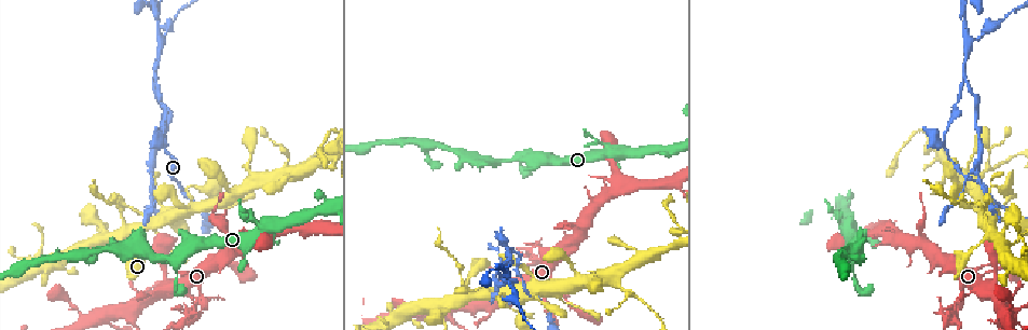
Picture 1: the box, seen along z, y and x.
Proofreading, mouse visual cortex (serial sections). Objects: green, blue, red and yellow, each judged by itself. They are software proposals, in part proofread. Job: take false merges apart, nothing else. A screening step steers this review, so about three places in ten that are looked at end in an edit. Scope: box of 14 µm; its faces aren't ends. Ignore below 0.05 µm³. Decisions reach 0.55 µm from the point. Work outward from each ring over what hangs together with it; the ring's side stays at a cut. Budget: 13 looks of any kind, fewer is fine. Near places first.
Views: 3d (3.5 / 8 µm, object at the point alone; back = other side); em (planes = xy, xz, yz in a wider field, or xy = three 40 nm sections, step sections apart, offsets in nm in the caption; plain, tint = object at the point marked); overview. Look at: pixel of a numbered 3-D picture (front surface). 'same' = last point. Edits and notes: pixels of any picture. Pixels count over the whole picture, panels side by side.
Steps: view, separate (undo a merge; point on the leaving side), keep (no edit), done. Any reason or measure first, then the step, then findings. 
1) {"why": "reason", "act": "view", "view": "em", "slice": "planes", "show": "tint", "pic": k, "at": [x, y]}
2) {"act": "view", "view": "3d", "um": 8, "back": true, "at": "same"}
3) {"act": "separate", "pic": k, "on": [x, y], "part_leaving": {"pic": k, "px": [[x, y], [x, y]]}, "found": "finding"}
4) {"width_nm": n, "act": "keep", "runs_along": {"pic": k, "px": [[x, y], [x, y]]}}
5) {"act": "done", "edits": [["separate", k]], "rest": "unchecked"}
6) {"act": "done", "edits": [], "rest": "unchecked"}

{"why": "abrupt turn", "act": "view", "view": "3d", "um": 3.5, "back": true, "pic": 1, "at": [81, 254]}

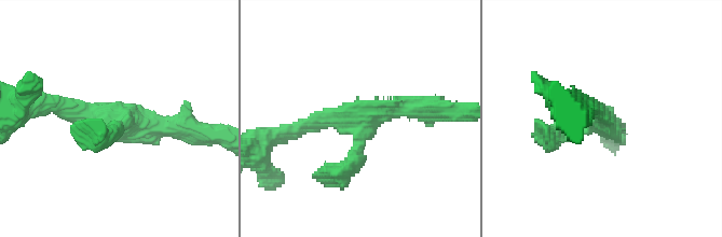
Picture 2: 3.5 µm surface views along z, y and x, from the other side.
{"arms": 3, "arm_widths_nm": [200, 200, 300], "why": "now the EM", "act": "view", "view": "em", "slice": "xy", "step": 3, "show": "tint", "pic": 2, "at": [602, 124]}

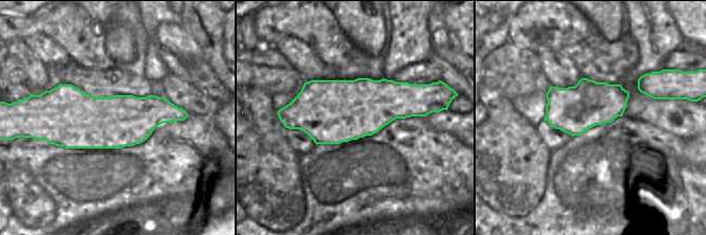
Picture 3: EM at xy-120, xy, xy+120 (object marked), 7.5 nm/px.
{"width_nm": 480, "act": "keep", "runs_along": {"pic": 2, "px": [[50, 107], [109, 121], [192, 127]]}, "found": "all the same cell"}

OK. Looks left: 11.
{"why": "narrows sharply", "act": "view", "view": "3d", "um": 8, "pic": 1, "at": [468, 287]}

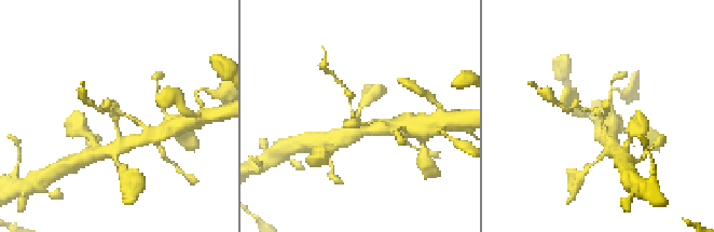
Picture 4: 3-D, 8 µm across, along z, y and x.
{"act": "view", "view": "em", "slice": "xy", "step": 5, "show": "tint", "pic": 4, "at": [600, 119]}

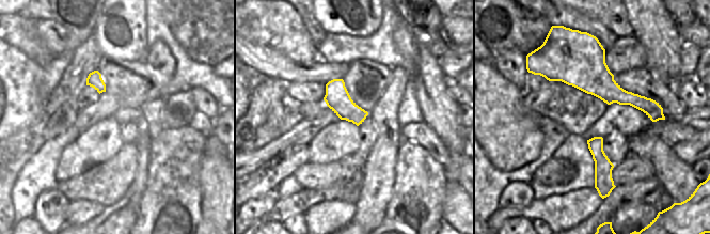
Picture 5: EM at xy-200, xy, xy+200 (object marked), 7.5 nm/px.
{"act": "keep", "runs_along": {"pic": 4, "px": [[612, 146], [600, 114], [576, 104]]}, "found": "one cell here"}

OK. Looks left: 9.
{"why": "sharp bend", "act": "view", "view": "3d", "um": 3.5, "pic": 1, "at": [989, 168]}

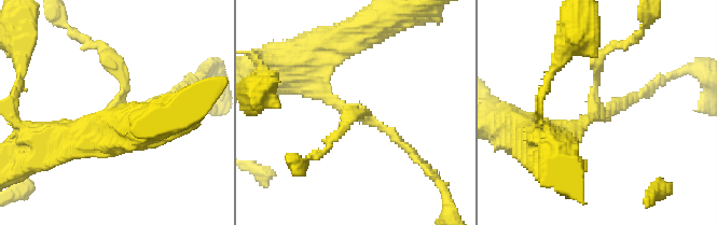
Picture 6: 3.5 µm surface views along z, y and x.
{"arms": 3, "arm_widths_nm": [150, 200, 250], "why": "now the EM", "act": "view", "view": "em", "slice": "xy", "step": 5, "show": "tint", "pic": 6, "at": [592, 115]}

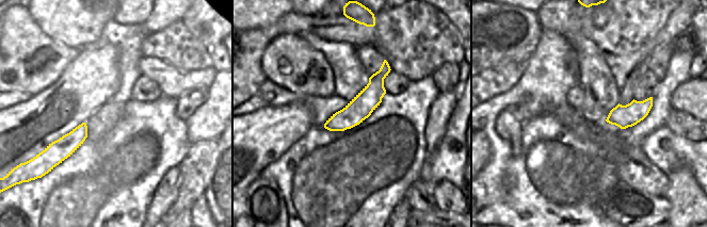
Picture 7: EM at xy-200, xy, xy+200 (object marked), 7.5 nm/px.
{"act": "keep", "runs_along": {"pic": 7, "px": [[385, 64], [375, 88], [327, 126]]}, "found": "continuous, no second cell"}

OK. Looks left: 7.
{"why": "sharp bend", "act": "view", "view": "3d", "um": 3.5, "pic": 1, "at": [188, 309]}

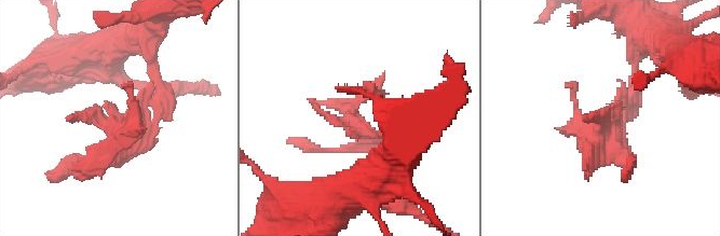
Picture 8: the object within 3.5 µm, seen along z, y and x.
{"act": "view", "view": "em", "slice": "xy", "step": 2, "show": "plain", "pic": 8, "at": [614, 124]}

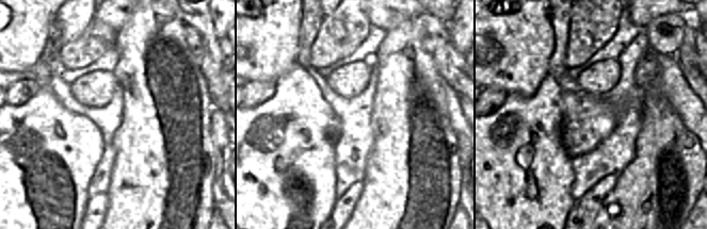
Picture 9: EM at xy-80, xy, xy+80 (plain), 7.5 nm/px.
{"why": "with the object marked", "act": "view", "view": "em", "slice": "xy", "step": 2, "show": "tint", "at": "same"}

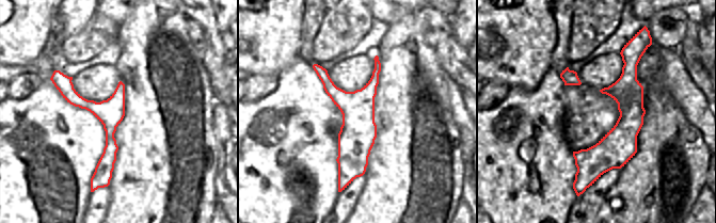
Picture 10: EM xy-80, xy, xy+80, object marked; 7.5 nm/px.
{"act": "keep", "runs_along": {"pic": 8, "px": [[152, 73], [159, 97], [90, 172]]}, "found": "all the same cell"}

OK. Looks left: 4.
{"why": "thin arm on a thick one", "act": "view", "view": "3d", "um": 3.5, "back": true, "pic": 1, "at": [447, 317]}

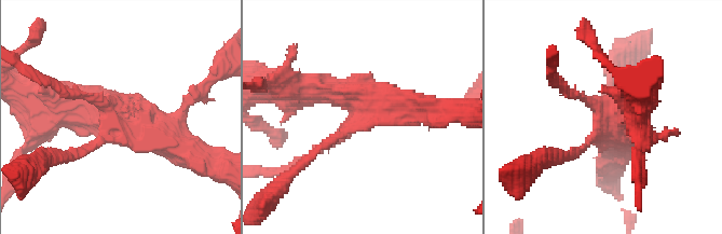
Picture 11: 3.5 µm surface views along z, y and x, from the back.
{"act": "view", "view": "em", "slice": "xy", "step": 5, "show": "plain", "pic": 11, "at": [359, 115]}

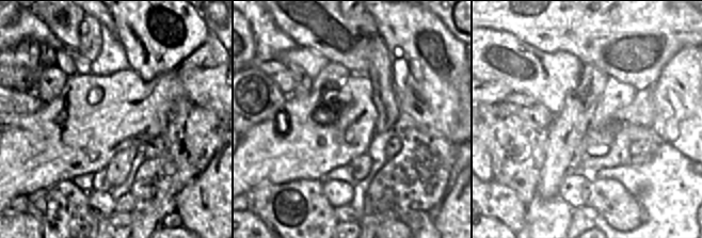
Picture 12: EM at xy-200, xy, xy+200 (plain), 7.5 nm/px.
{"act": "view", "view": "em", "slice": "xy", "step": 5, "show": "tint", "at": "same"}

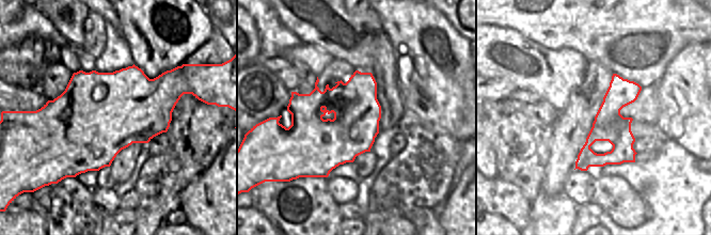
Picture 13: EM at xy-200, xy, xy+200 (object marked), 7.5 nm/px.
{"act": "keep", "runs_along": {"pic": 13, "px": [[615, 77], [615, 128], [632, 159]]}, "found": "all the same cell"}

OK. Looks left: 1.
{"act": "done", "edits": [], "rest": "unchecked"}

